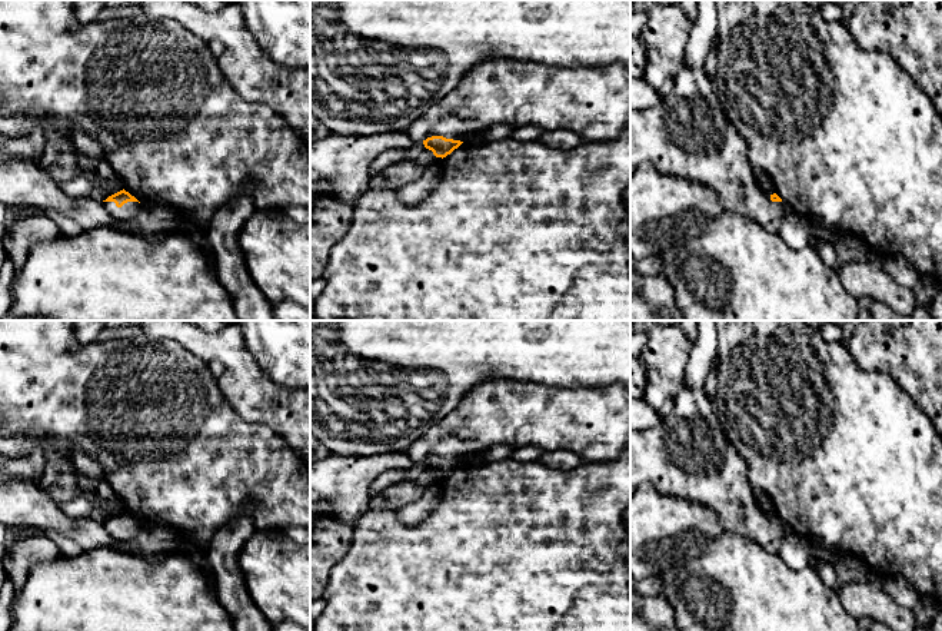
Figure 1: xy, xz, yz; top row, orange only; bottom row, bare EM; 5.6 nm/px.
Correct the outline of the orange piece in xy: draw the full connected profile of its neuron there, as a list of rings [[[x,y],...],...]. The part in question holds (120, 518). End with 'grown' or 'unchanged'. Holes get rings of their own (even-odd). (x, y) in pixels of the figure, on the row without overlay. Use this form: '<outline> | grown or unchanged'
[[[124,509],[103,521],[106,531],[119,541],[133,541],[143,525]]] | grown

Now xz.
[[[487,378],[470,388],[452,412],[413,441],[405,452],[413,462],[422,462],[426,469],[432,471],[433,484],[439,485],[463,462],[469,462],[473,454],[496,445],[512,448],[533,445],[545,452],[570,451],[582,456],[585,464],[613,461],[630,446],[630,391],[620,383],[553,388],[509,378]]] | grown

